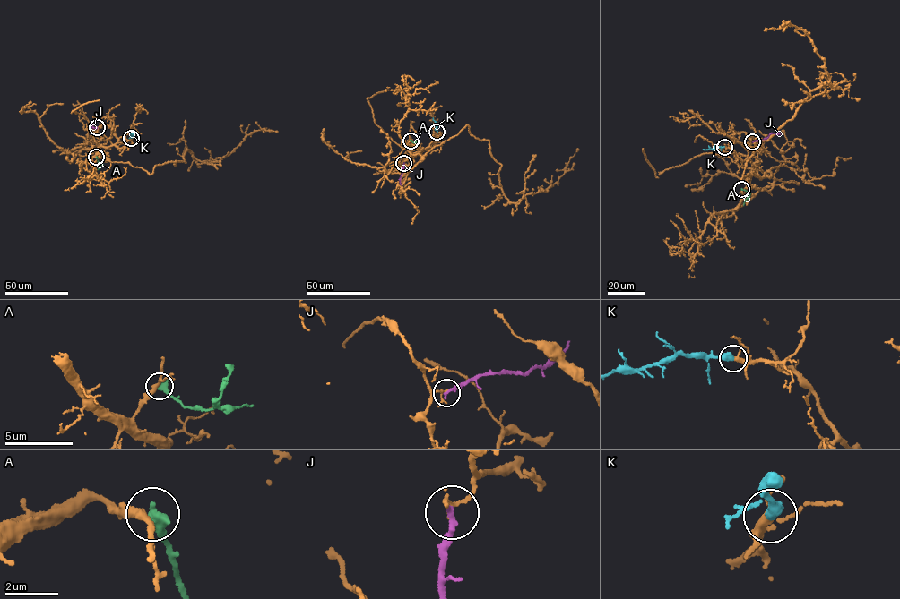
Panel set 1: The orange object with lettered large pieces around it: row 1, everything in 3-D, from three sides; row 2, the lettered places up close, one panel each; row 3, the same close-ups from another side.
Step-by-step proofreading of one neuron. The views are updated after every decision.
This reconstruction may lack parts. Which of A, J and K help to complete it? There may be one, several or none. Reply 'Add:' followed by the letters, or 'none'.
Add: K

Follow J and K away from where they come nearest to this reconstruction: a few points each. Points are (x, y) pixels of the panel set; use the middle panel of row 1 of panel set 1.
J: (403, 163), (401, 184)
K: (437, 132), (433, 117)

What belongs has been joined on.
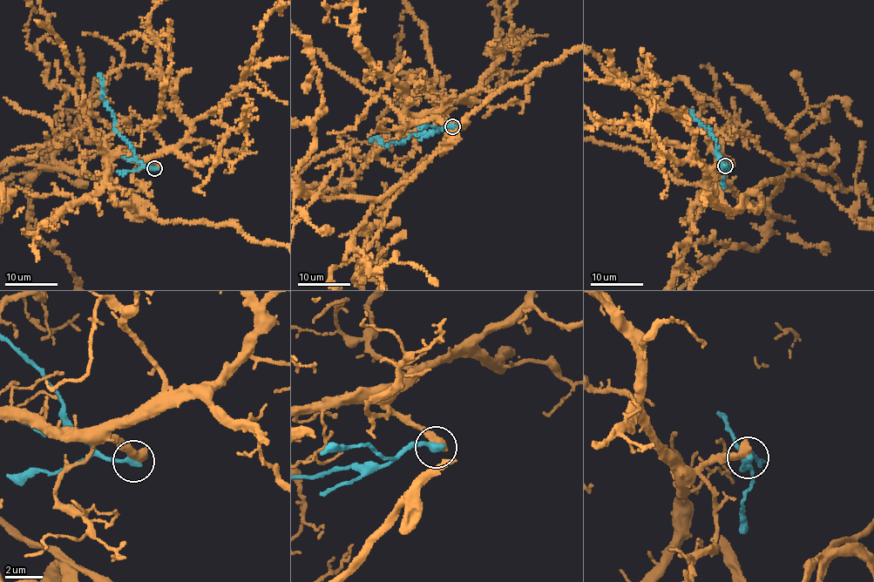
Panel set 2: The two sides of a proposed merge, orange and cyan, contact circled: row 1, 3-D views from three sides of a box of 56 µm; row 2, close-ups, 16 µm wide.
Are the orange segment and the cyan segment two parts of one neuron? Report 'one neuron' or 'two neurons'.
two neurons

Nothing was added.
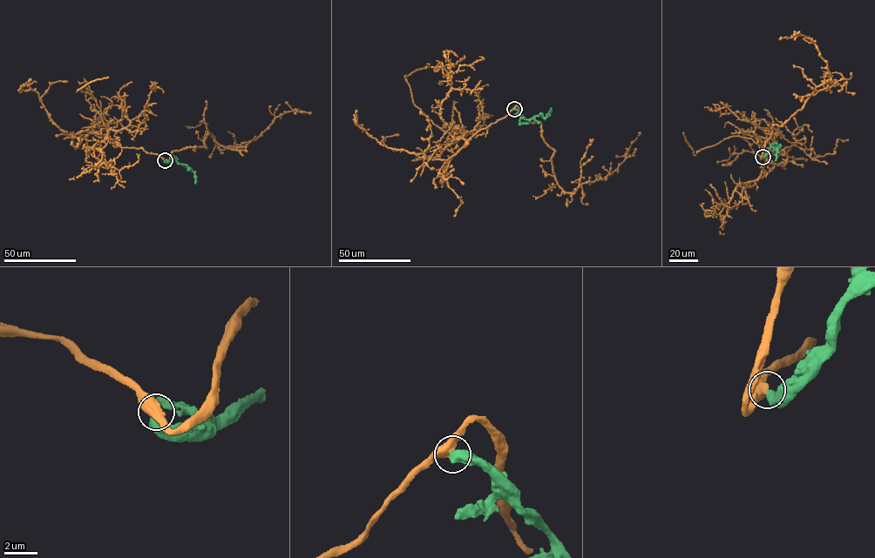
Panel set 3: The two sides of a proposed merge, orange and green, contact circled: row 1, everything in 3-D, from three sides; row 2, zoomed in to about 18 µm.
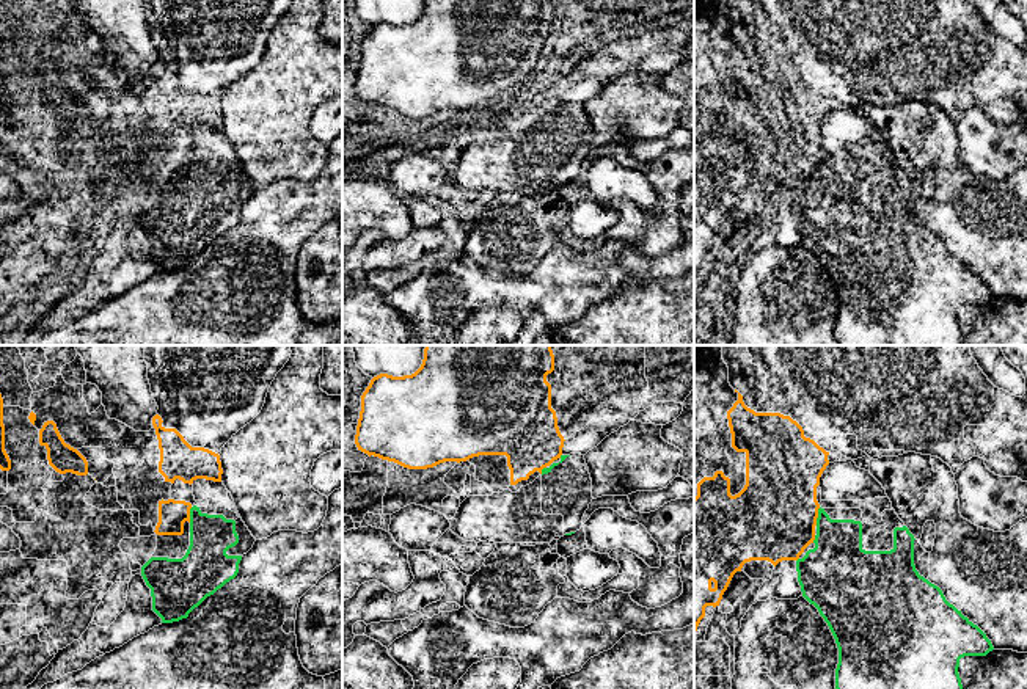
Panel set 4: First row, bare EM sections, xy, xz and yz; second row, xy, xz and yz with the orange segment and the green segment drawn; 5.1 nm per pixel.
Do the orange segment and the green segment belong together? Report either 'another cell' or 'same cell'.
another cell

